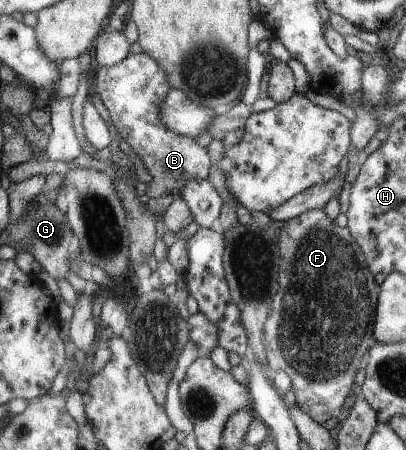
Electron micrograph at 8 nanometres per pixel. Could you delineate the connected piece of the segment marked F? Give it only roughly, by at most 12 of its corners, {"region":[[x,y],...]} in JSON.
{"region":[[322,208],[275,235],[273,373],[322,424],[344,403],[381,287]]}

